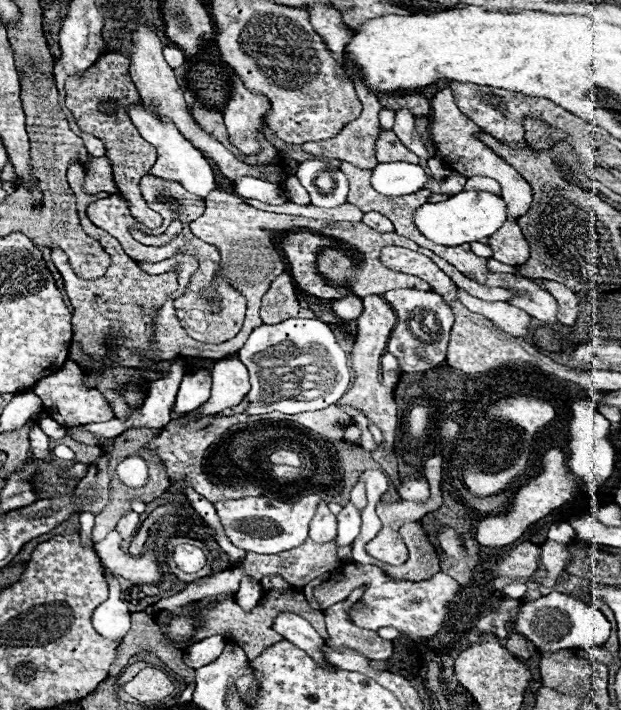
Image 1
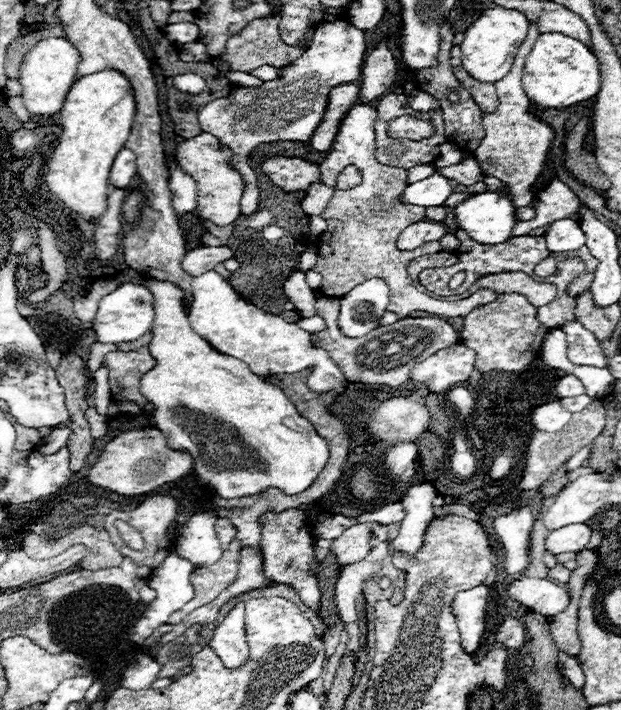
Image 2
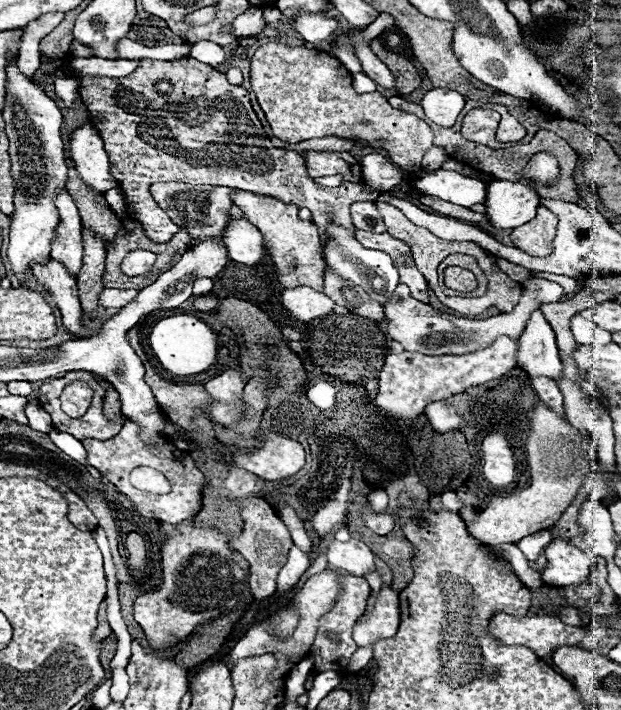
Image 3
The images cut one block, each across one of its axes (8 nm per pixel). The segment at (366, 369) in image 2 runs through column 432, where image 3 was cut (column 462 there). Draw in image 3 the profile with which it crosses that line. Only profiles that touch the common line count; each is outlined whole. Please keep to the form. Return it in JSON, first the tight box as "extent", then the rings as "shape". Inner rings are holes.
{"extent":[384,278,562,356],"shape":[[[528,278],[522,284],[522,296],[518,306],[512,312],[506,314],[498,314],[486,320],[470,320],[470,318],[456,318],[450,314],[442,314],[438,310],[434,310],[432,306],[414,300],[410,296],[410,290],[406,288],[406,284],[398,284],[392,298],[384,304],[384,312],[386,312],[386,320],[388,320],[388,334],[392,336],[392,340],[400,342],[404,346],[404,350],[414,350],[414,352],[430,352],[430,356],[442,356],[442,352],[474,352],[478,348],[486,348],[486,344],[492,344],[496,336],[510,336],[510,338],[518,338],[522,334],[522,330],[526,328],[526,320],[530,318],[530,314],[540,308],[540,304],[550,304],[556,302],[562,296],[562,288],[556,282],[550,280],[542,280],[542,278]]]}

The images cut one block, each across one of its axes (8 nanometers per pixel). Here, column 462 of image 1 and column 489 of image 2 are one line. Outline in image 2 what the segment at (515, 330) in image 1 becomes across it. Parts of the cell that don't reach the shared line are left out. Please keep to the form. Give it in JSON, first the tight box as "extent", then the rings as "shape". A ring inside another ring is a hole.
{"extent":[314,38,496,318],"shape":[[[382,38],[364,62],[358,102],[346,112],[340,130],[336,134],[336,140],[330,148],[330,154],[320,164],[320,180],[326,186],[334,188],[328,208],[322,214],[328,228],[324,236],[318,238],[318,262],[314,266],[314,270],[322,274],[320,292],[326,296],[340,298],[356,284],[362,284],[372,276],[380,276],[390,286],[388,312],[394,312],[398,318],[408,318],[410,312],[414,310],[430,312],[434,316],[444,316],[444,318],[456,318],[456,316],[464,318],[472,312],[472,308],[494,302],[496,294],[488,290],[480,290],[472,294],[470,300],[452,300],[452,302],[430,298],[416,290],[412,278],[408,276],[408,264],[418,256],[440,252],[440,244],[430,242],[414,250],[400,250],[396,246],[396,240],[406,226],[426,218],[426,208],[402,204],[400,196],[406,188],[404,186],[406,170],[380,164],[374,156],[374,120],[378,118],[376,100],[384,96],[384,92],[392,86],[394,78],[396,78],[396,60],[388,48],[388,38]],[[346,166],[356,166],[362,172],[362,182],[354,188],[338,190],[336,178]]]}

